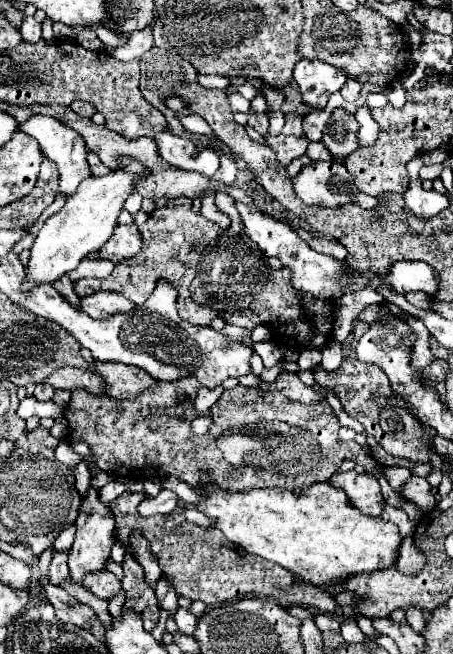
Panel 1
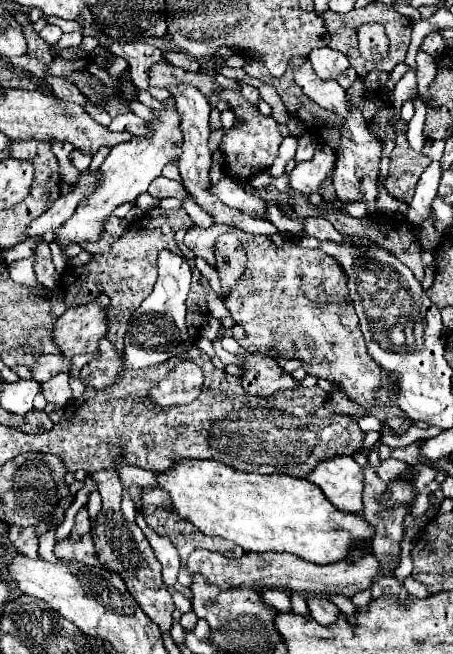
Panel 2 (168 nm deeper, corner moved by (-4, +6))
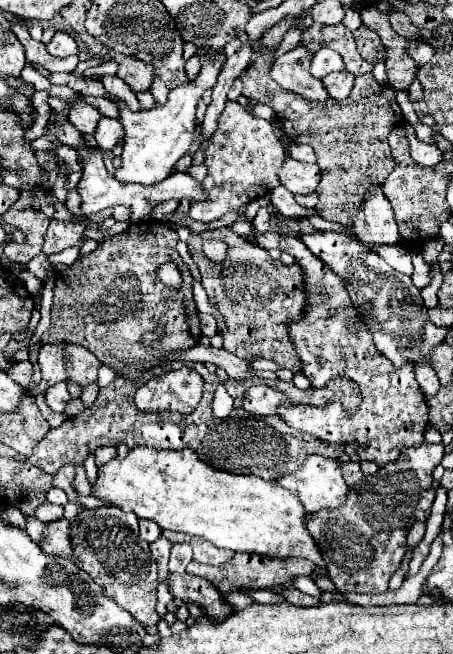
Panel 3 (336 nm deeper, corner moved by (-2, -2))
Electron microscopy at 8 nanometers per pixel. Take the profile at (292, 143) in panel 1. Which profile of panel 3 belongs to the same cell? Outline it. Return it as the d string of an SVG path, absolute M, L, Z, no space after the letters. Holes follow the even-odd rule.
M229 100L223 114L219 116L219 128L205 150L207 176L201 186L207 198L201 202L191 200L189 216L197 222L213 222L225 212L265 196L269 190L279 186L277 168L281 168L281 160L285 160L285 150L279 138L273 134L271 122L253 118L245 106Z

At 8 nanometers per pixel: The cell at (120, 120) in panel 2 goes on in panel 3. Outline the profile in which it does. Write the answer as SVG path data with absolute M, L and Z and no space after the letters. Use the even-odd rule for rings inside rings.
M101 118L95 130L95 138L99 142L99 146L103 150L111 150L115 144L119 144L123 140L123 128L121 128L121 120L115 118Z

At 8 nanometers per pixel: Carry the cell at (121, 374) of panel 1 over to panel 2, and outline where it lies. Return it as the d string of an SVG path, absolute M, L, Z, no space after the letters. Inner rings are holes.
M107 338L101 340L99 350L101 350L101 356L85 364L81 368L79 378L83 384L91 384L97 390L105 390L105 388L111 388L111 384L115 384L115 380L121 378L127 368L123 366L125 356L119 354Z

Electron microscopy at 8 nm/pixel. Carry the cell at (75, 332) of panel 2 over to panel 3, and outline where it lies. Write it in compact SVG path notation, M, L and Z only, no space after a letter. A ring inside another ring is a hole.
M43 344L37 364L43 372L43 378L33 390L27 390L25 396L43 394L49 386L65 380L65 360L61 360L61 344Z

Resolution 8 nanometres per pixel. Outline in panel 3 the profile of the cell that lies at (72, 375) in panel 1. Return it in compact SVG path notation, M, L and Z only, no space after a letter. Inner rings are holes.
M23 360L23 362L15 362L7 374L11 376L13 382L17 382L19 386L27 388L29 386L29 380L31 380L31 374L33 374L33 364L29 360Z

